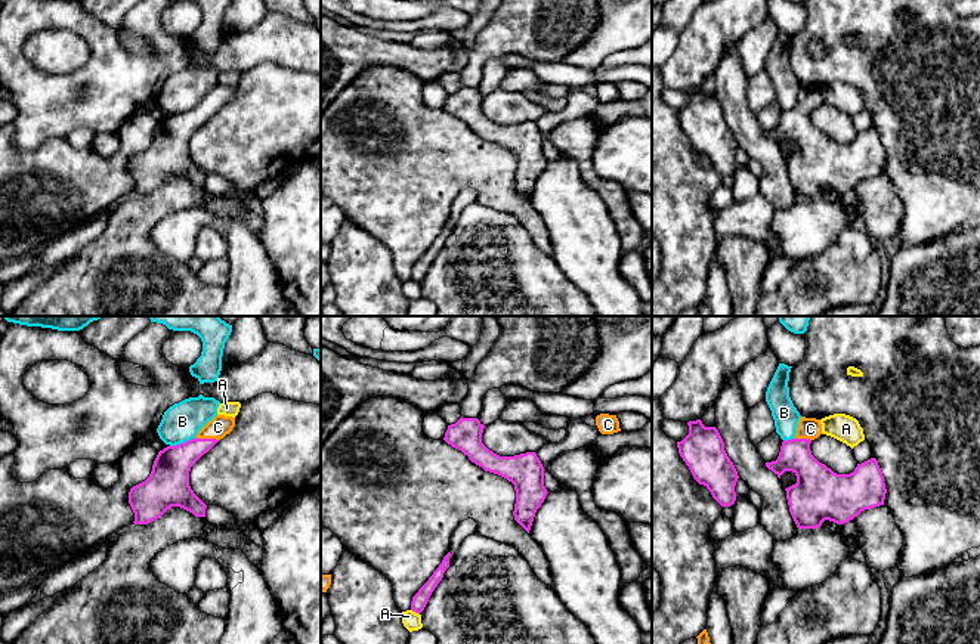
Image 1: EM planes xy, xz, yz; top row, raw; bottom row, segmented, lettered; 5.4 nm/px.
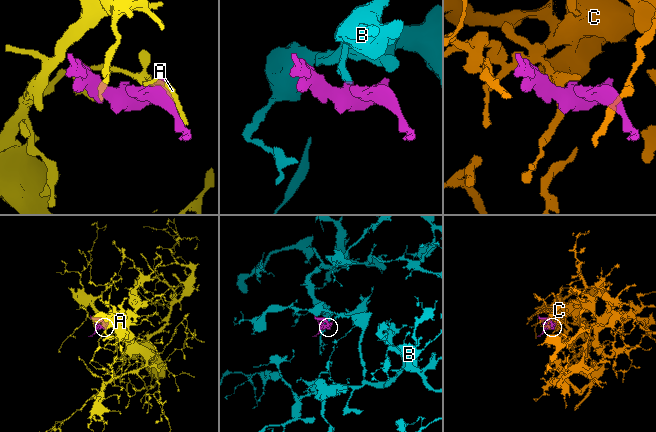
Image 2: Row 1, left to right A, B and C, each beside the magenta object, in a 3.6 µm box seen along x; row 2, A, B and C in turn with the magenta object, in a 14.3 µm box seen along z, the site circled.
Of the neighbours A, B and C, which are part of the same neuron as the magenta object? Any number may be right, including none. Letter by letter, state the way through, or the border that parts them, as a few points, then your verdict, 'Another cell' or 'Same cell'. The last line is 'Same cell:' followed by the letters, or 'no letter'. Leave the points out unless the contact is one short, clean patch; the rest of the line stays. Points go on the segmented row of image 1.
A: Another cell
B: Boundary: xy (195, 437), (170, 446). Another cell
C: Same cell
Same cell: C

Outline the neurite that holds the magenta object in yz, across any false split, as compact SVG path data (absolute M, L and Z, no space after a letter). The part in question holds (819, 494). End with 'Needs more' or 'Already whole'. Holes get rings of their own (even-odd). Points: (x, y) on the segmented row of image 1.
M801 417L795 437L782 442L776 461L766 462L779 479L785 471L797 476L797 483L785 490L798 529L817 529L825 520L848 523L862 511L884 505L887 493L875 458L857 464L850 474L837 474L819 462L810 443L820 434L820 419Z. Needs more

